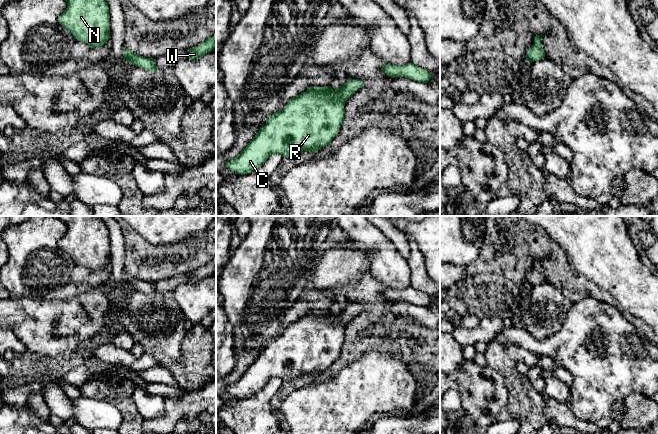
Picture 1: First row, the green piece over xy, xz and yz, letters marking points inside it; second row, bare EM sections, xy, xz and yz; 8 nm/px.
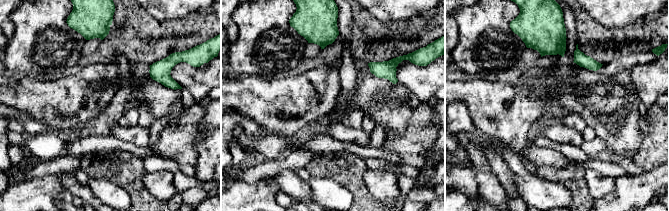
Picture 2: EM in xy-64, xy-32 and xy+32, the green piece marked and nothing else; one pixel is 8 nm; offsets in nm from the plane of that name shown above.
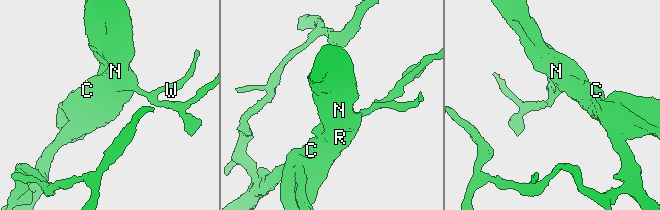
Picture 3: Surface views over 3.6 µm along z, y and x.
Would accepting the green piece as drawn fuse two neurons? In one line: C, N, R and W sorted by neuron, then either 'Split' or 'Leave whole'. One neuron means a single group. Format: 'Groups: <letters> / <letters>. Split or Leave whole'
Groups: C N R W. Leave whole

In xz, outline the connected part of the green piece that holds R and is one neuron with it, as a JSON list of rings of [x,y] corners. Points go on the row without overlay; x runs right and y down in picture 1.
[[[348,302],[347,307],[336,314],[330,310],[310,310],[305,316],[288,324],[282,334],[275,336],[242,376],[225,387],[225,391],[243,399],[257,394],[273,378],[284,382],[303,375],[317,377],[339,357],[344,344],[345,327],[361,311],[364,311],[362,304],[352,302]]]

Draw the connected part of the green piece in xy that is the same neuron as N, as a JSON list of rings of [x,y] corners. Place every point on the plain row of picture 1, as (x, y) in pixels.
[[[52,216],[67,226],[66,234],[58,246],[70,256],[76,265],[87,267],[91,272],[101,271],[110,263],[110,239],[106,224],[98,216]]]

